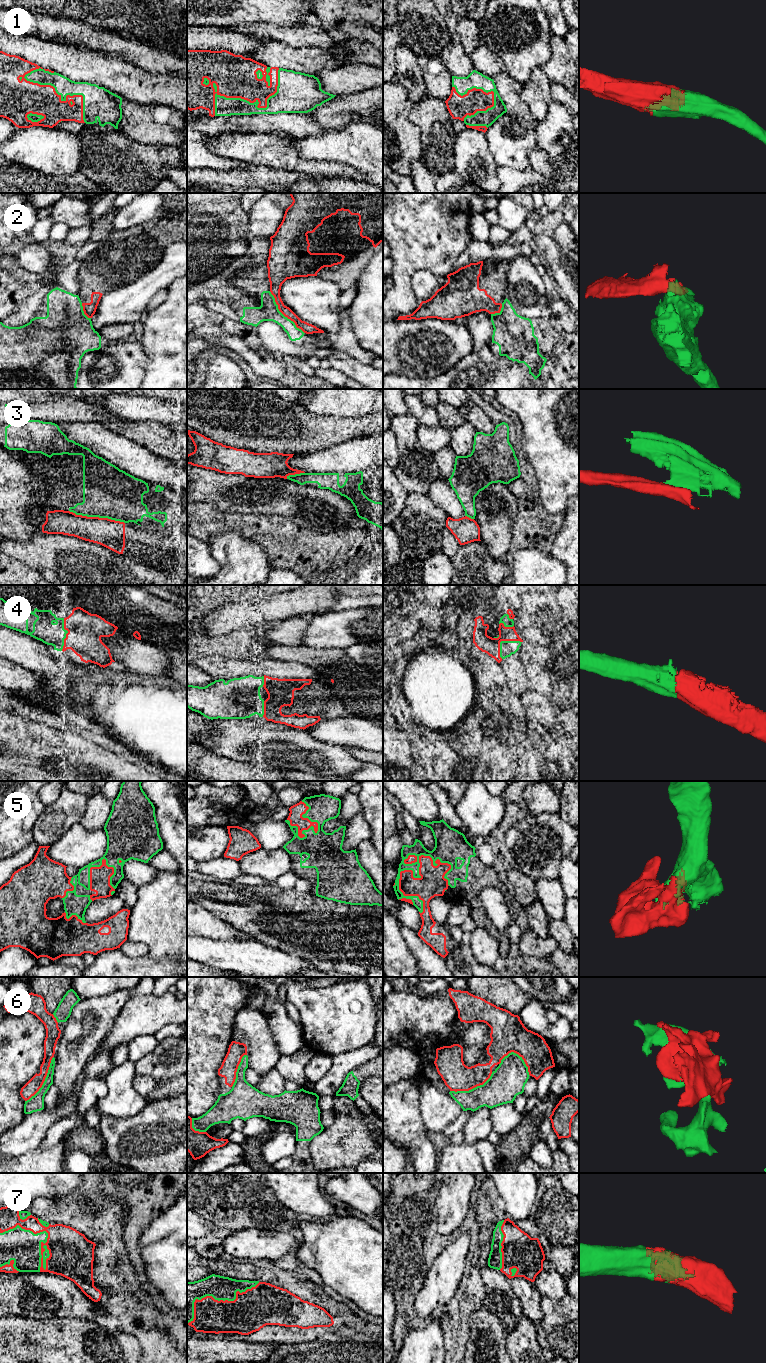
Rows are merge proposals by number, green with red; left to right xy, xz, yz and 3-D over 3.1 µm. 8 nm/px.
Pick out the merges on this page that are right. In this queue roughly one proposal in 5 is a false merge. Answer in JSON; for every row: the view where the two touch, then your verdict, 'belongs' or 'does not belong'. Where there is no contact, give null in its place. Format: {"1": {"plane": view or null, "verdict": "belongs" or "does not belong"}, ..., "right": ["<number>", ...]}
{"1": {"plane": "xz", "verdict": "belongs"}, "2": {"plane": "xz", "verdict": "does not belong"}, "3": {"plane": "xy", "verdict": "does not belong"}, "4": {"plane": "yz", "verdict": "belongs"}, "5": {"plane": "yz", "verdict": "belongs"}, "6": {"plane": "xy", "verdict": "does not belong"}, "7": {"plane": "xy", "verdict": "belongs"}, "right": ["1", "4", "5", "7"]}

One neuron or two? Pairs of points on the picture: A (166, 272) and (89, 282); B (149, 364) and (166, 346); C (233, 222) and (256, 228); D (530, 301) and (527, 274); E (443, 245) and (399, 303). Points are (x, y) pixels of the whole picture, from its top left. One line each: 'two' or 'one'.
A: two
B: one
C: two
D: one
E: one

